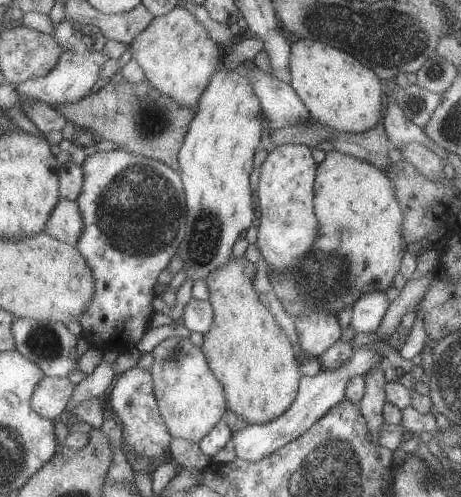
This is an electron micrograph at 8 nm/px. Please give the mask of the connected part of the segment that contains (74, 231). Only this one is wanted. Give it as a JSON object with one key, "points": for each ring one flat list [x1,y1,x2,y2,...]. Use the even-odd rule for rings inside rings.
{"points":[[62,197,59,205,53,210,51,220,45,230,53,238,76,247,84,232,84,220,80,208,74,201]]}

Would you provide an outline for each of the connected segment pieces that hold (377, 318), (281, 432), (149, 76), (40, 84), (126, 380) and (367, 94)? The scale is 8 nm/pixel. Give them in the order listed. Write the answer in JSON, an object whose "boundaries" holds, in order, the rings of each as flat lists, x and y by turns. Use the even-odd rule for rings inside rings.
{"boundaries":[[[373,292,361,296,352,306,353,312,349,322,354,335,376,333,389,304,384,292]],[[362,345,354,348,353,356,345,364,337,366,335,370,320,370,315,376,300,376,296,398,281,416,271,422,245,426,239,432,231,434,230,440,236,458,243,462,257,462,291,440,300,438,301,434,321,418,329,408,344,399,344,391,349,378,365,376,371,368,379,366,382,358,383,355,381,356,375,349,370,348,370,345]],[[181,5,163,16,153,17,147,28,128,45,131,59,137,62,150,86,179,106,194,111,197,110,201,92,209,84,209,78,224,68,219,65,219,48,215,42]],[[67,47,63,56,61,56,61,62,57,64,56,69,51,74,31,79,19,85,22,100,37,100,49,104,53,108,80,101,81,98,88,97,101,84,98,75,106,59,107,57,103,52,87,51,82,47]],[[133,366,123,374,119,374,115,384,107,396,106,407,114,415,122,433,121,448,127,459,131,456,141,456,147,460,161,458,163,452,168,452,171,436,163,424,152,392,152,377,143,368]],[[293,39,290,44,289,71,289,86,303,102,311,121,337,133,363,133,377,125,381,114,383,83,353,56,323,42]]]}

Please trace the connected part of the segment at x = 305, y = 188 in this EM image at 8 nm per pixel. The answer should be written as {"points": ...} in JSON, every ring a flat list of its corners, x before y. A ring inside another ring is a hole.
{"points":[[287,144,275,147,259,168,259,182,257,188,257,204,259,204,259,220,256,224,257,241,261,258,267,265,267,274,285,272,297,268,305,252,313,246,317,238,317,222,313,212,313,184,316,176,316,165,307,146]]}

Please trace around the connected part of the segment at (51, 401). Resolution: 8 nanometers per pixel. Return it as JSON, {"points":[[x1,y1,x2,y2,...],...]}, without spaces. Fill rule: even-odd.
{"points":[[45,377,32,399,33,410,43,418,64,418,69,400,73,398,73,382,67,377]]}

